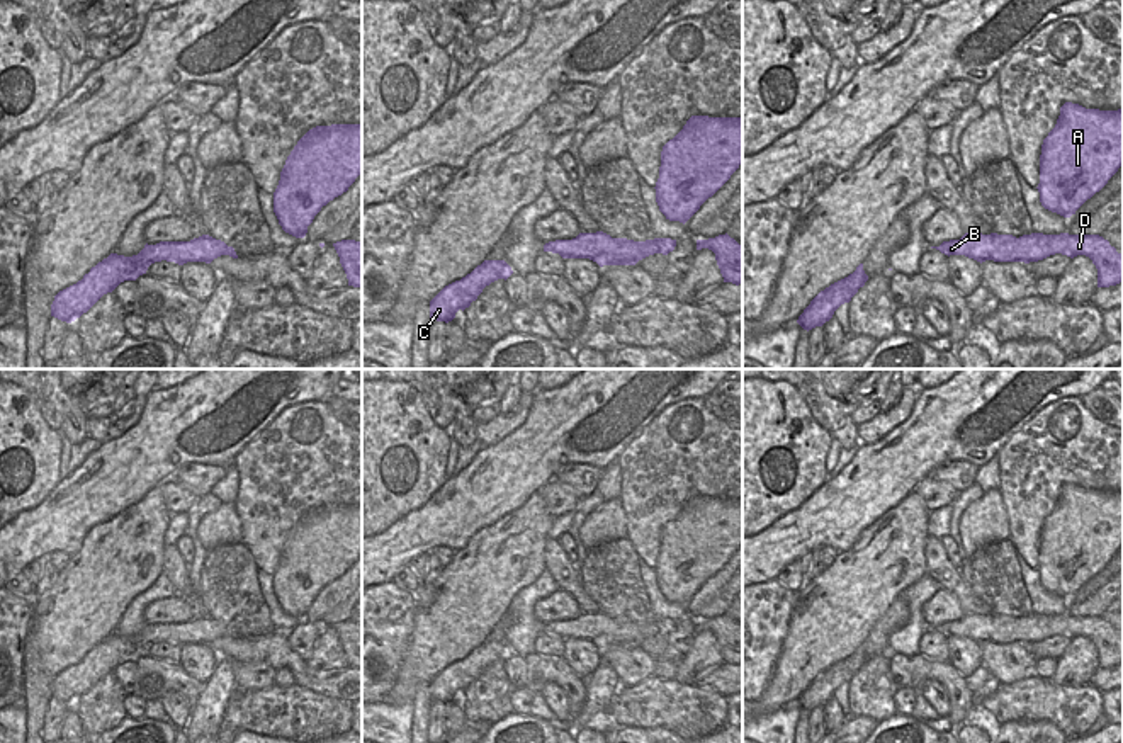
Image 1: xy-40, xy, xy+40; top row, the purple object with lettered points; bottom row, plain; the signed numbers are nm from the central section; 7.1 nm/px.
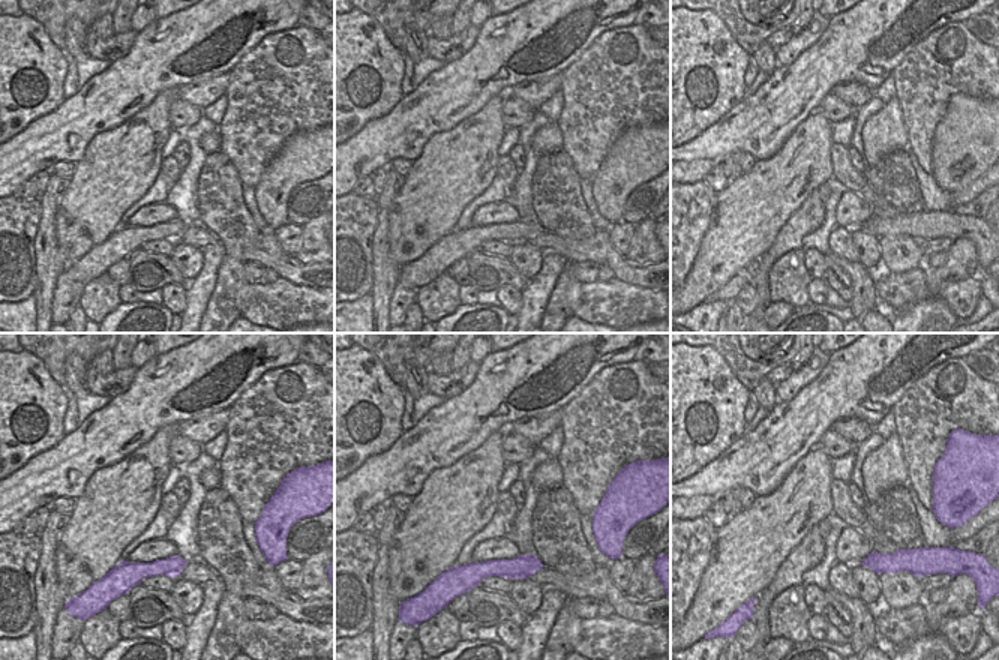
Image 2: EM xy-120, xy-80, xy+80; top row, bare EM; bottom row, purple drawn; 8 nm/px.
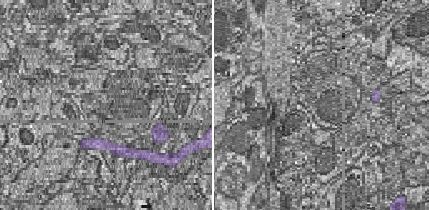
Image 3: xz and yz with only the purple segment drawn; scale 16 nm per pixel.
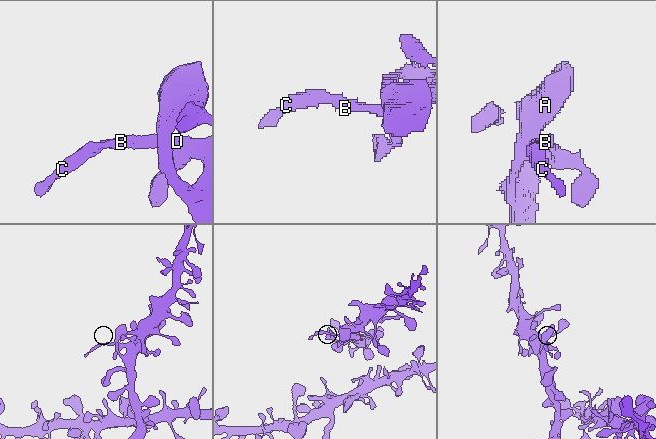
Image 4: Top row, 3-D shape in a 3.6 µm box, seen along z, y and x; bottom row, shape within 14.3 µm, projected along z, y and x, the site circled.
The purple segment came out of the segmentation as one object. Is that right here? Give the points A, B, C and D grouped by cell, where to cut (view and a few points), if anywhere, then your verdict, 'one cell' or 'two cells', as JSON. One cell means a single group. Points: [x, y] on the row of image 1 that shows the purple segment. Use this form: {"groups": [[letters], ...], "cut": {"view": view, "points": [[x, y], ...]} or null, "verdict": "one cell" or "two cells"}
{"groups": [["A", "D"], ["B", "C"]], "cut": {"view": "xy+40", "points": [[996, 235], [991, 247], [1016, 260]]}, "verdict": "two cells"}

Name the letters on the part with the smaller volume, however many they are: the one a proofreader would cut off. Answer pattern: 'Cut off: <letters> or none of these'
Cut off: B, C

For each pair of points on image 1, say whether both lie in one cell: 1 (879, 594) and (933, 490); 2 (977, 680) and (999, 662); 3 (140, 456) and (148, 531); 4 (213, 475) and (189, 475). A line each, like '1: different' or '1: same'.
1: different
2: different
3: different
4: same

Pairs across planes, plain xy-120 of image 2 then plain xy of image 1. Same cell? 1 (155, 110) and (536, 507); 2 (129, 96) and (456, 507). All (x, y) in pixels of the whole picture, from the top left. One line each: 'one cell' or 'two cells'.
1: one cell
2: one cell

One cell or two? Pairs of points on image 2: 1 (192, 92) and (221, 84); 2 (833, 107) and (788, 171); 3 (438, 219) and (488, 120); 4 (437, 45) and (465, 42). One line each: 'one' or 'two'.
1: one
2: two
3: one
4: one

